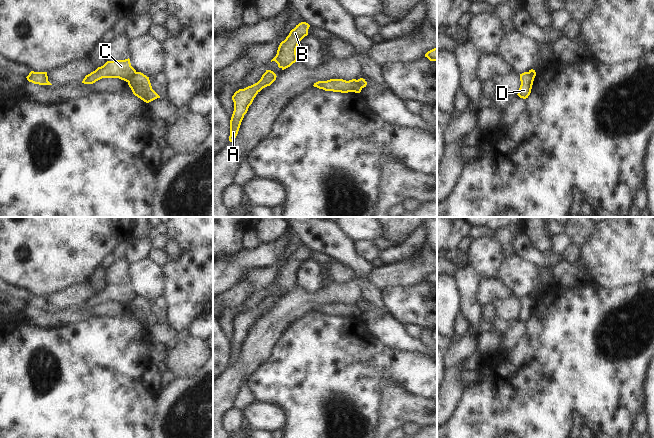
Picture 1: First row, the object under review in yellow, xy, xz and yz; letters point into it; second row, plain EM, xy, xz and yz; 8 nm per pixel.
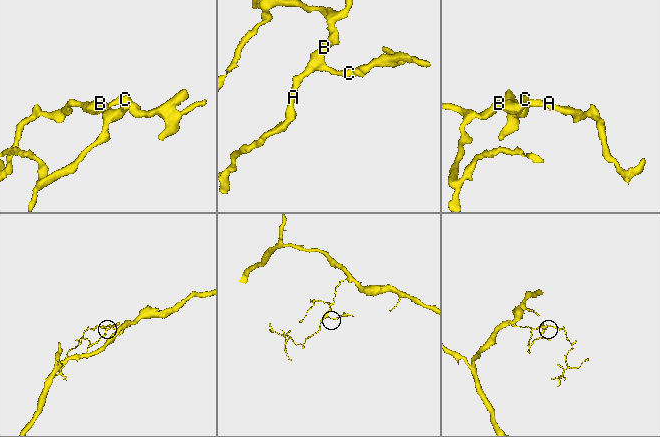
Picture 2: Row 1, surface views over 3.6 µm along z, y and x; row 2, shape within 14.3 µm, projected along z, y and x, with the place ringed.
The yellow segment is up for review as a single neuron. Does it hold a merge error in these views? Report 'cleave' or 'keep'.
cleave

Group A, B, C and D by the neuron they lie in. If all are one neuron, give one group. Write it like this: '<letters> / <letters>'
A B C / D

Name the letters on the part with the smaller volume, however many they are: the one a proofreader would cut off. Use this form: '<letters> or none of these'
D

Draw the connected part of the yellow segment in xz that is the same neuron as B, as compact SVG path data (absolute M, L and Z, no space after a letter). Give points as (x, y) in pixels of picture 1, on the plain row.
M301 246L294 253L278 271L276 280L271 284L278 288L282 294L290 291L297 285L296 273L299 266L308 259L310 249L306 246Z

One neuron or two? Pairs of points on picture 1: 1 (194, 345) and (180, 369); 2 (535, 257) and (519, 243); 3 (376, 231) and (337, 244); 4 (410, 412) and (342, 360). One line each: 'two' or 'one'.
1: one
2: one
3: two
4: two

